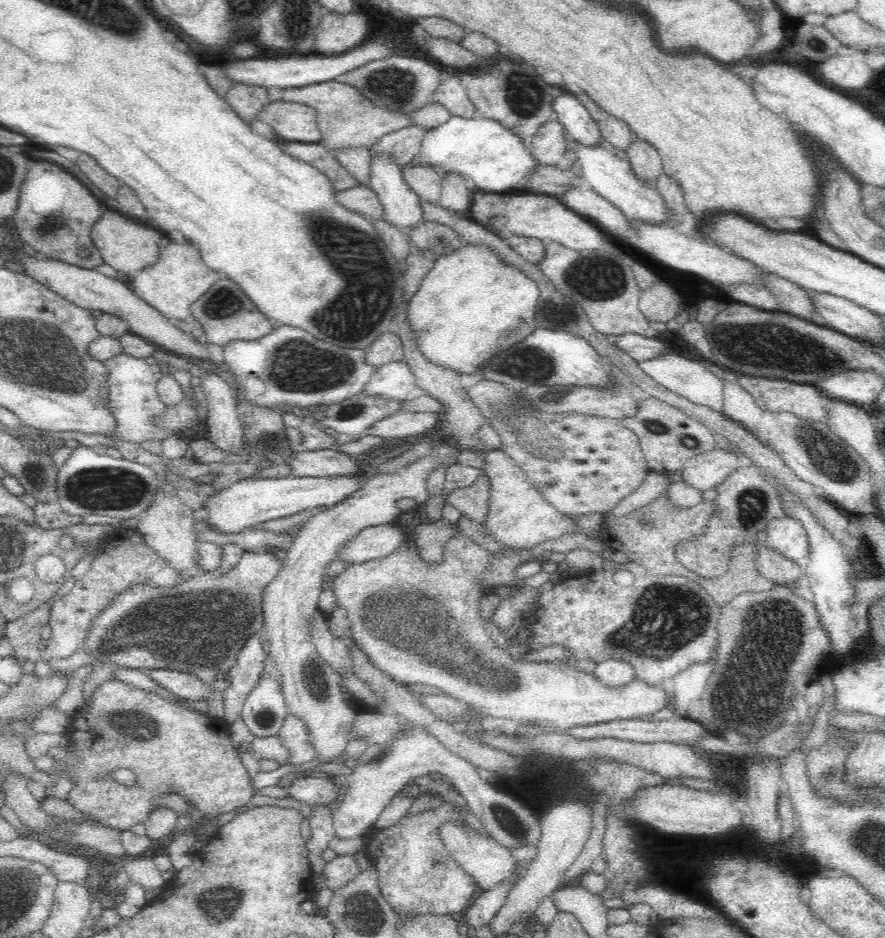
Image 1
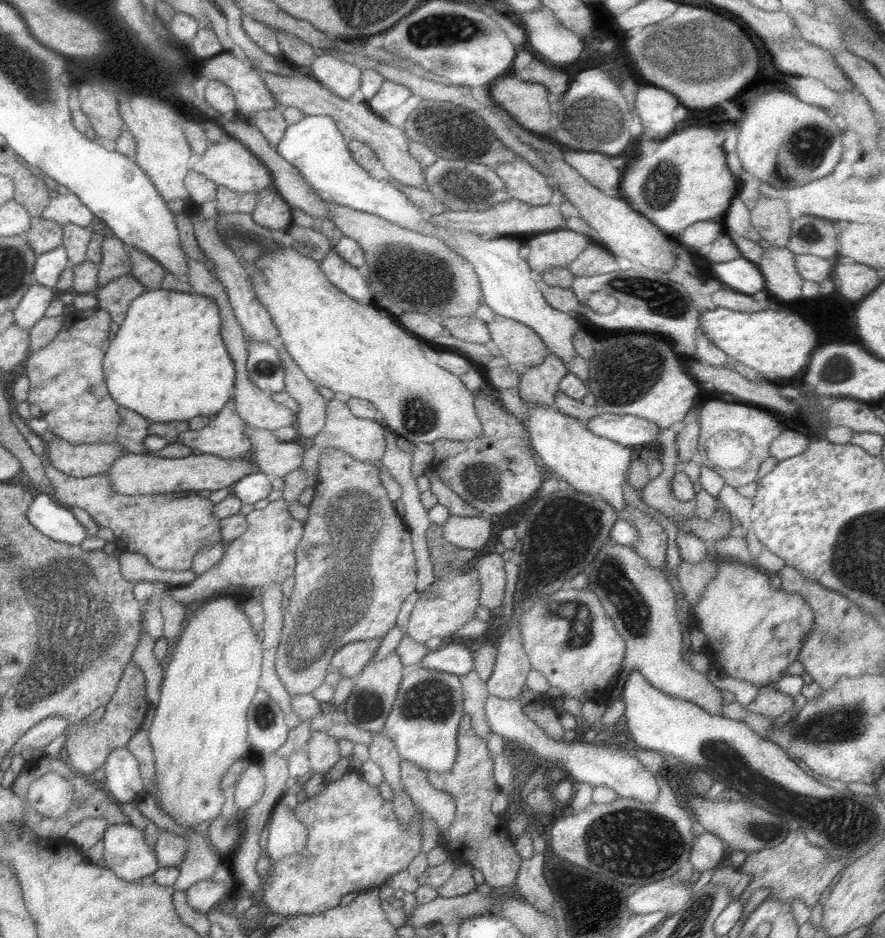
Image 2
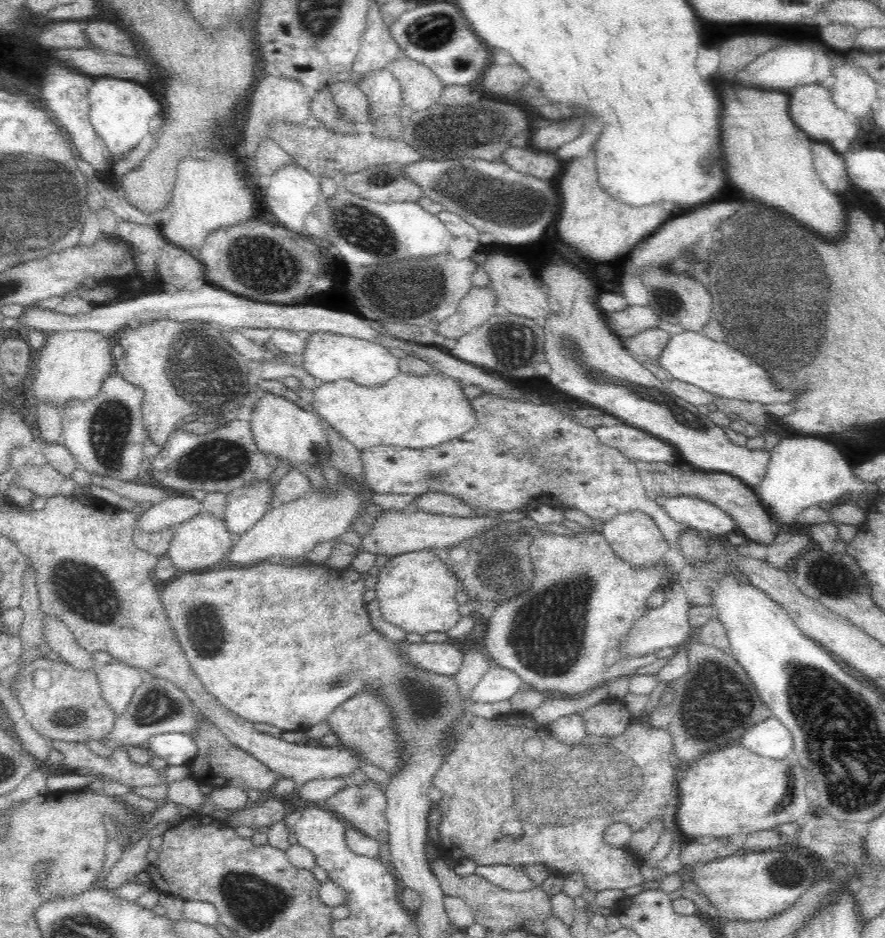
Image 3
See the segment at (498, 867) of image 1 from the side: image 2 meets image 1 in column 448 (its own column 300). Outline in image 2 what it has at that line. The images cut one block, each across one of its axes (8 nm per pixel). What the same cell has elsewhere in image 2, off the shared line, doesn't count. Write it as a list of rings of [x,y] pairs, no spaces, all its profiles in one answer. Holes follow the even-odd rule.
[[[279,800],[273,810],[271,818],[267,822],[267,858],[271,862],[279,862],[287,856],[297,856],[303,852],[307,844],[309,830],[305,830],[297,818],[295,812],[287,808],[283,800]]]

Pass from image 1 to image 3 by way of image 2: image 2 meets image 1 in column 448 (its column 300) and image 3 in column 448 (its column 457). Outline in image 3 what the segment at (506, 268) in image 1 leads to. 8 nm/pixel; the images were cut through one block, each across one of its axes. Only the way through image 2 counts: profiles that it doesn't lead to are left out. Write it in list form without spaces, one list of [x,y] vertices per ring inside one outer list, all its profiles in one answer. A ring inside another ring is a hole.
[[[438,372],[426,378],[414,378],[414,376],[402,374],[402,376],[396,376],[396,380],[392,380],[392,384],[386,384],[384,388],[360,388],[346,380],[338,380],[330,384],[322,382],[318,384],[314,392],[310,392],[310,402],[312,402],[312,412],[318,414],[328,426],[332,426],[336,434],[340,434],[360,454],[374,450],[374,448],[430,450],[458,436],[464,436],[468,430],[476,426],[476,414],[468,398],[462,394],[458,380],[452,380]]]

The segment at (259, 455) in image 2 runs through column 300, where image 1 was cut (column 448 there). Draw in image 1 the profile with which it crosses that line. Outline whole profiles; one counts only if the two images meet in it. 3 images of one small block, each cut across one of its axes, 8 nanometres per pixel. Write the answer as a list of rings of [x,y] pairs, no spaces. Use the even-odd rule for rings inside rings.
[[[442,440],[436,444],[434,452],[426,458],[420,458],[406,468],[394,474],[376,474],[368,476],[364,484],[348,496],[344,502],[312,516],[302,528],[296,532],[292,546],[288,548],[286,560],[282,562],[282,570],[276,580],[264,588],[262,594],[262,610],[264,610],[264,642],[266,654],[270,658],[272,668],[280,674],[280,686],[288,704],[288,710],[298,716],[306,730],[308,742],[314,746],[314,760],[332,760],[340,756],[346,746],[352,742],[356,708],[352,702],[342,698],[340,676],[336,670],[318,656],[312,640],[310,640],[310,618],[318,608],[318,596],[324,590],[328,578],[326,566],[336,562],[340,552],[350,544],[350,540],[360,534],[364,528],[392,524],[400,518],[402,510],[398,508],[398,500],[412,498],[422,506],[430,500],[426,482],[432,470],[444,466],[452,466],[458,462],[458,446],[450,440]]]

